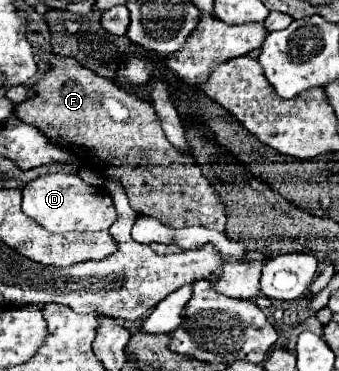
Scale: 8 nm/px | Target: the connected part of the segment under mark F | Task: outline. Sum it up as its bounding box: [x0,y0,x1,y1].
[16,51,226,231]

